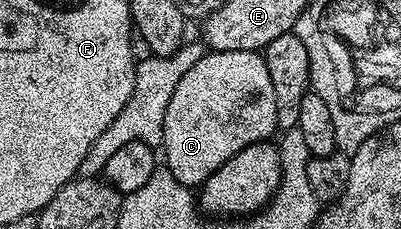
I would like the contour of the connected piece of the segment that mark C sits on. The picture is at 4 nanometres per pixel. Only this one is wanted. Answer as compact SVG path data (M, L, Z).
M207 51L195 65L186 72L184 79L180 79L180 83L176 83L176 92L172 94L172 100L168 102L168 112L164 114L164 135L160 146L160 153L166 156L164 168L177 179L181 185L189 185L191 187L200 187L215 173L220 167L224 167L224 163L228 163L228 159L232 159L232 155L236 155L240 151L244 151L244 147L249 145L257 145L265 142L273 133L276 133L278 124L276 123L276 95L272 92L272 79L268 75L268 67L266 66L265 56L261 52L253 53L252 51L220 51L219 53Z

